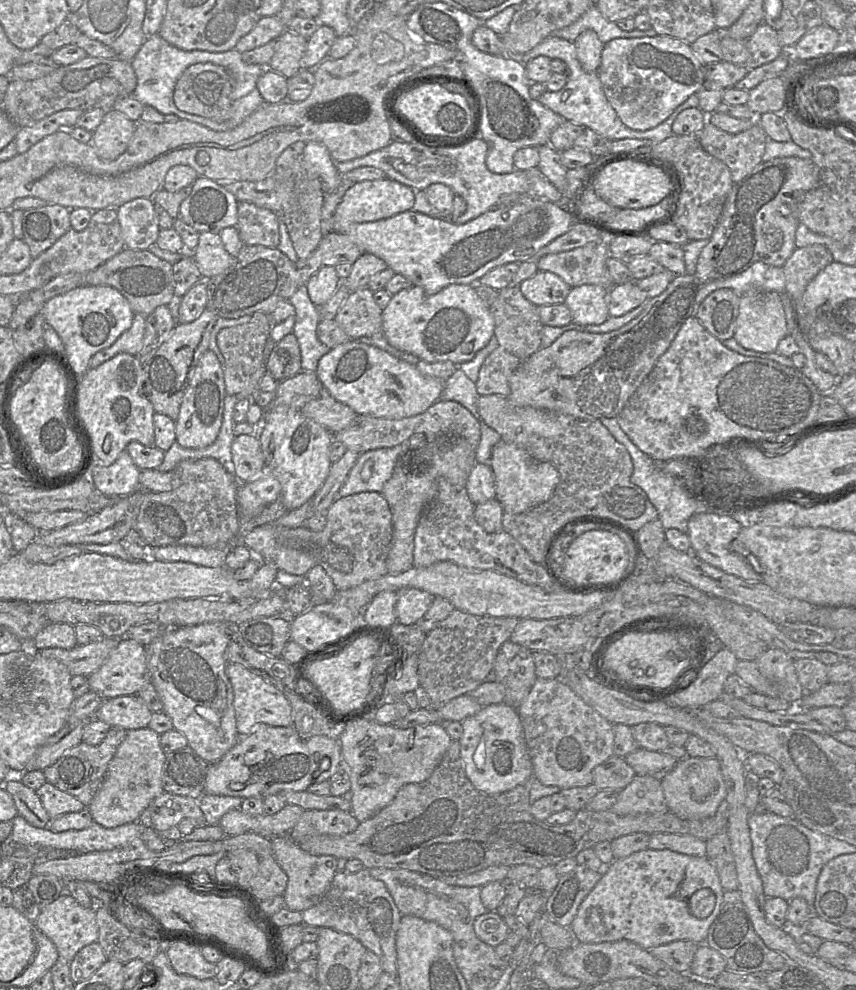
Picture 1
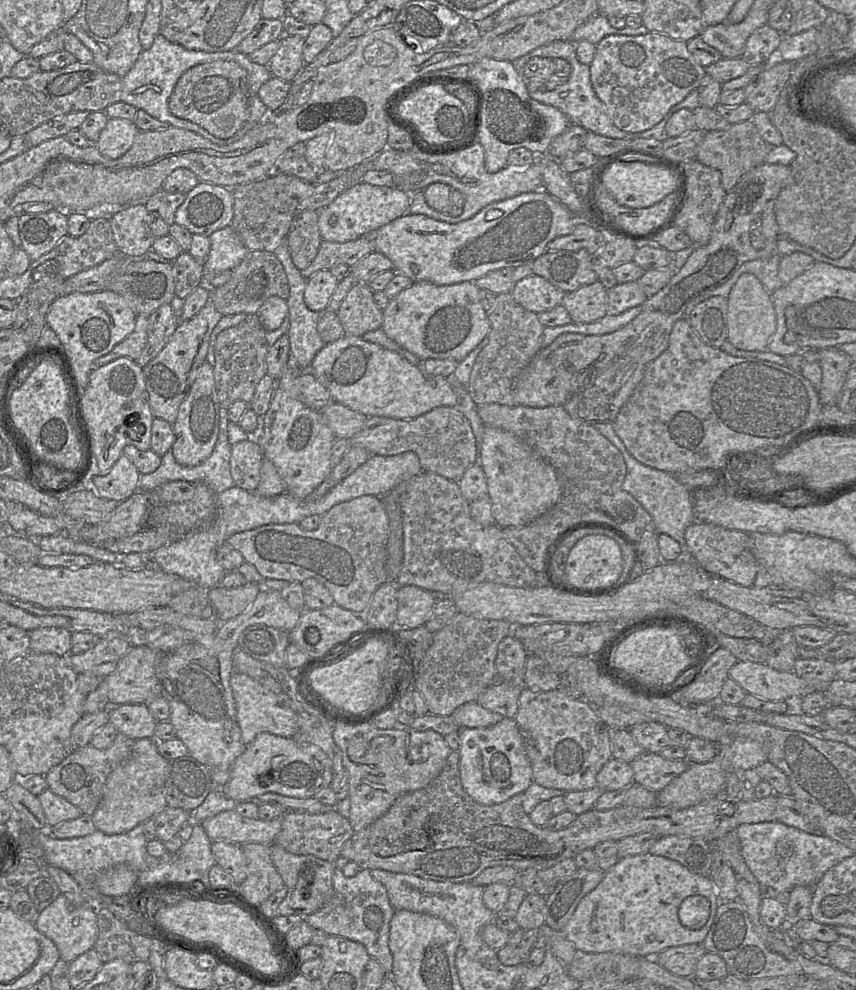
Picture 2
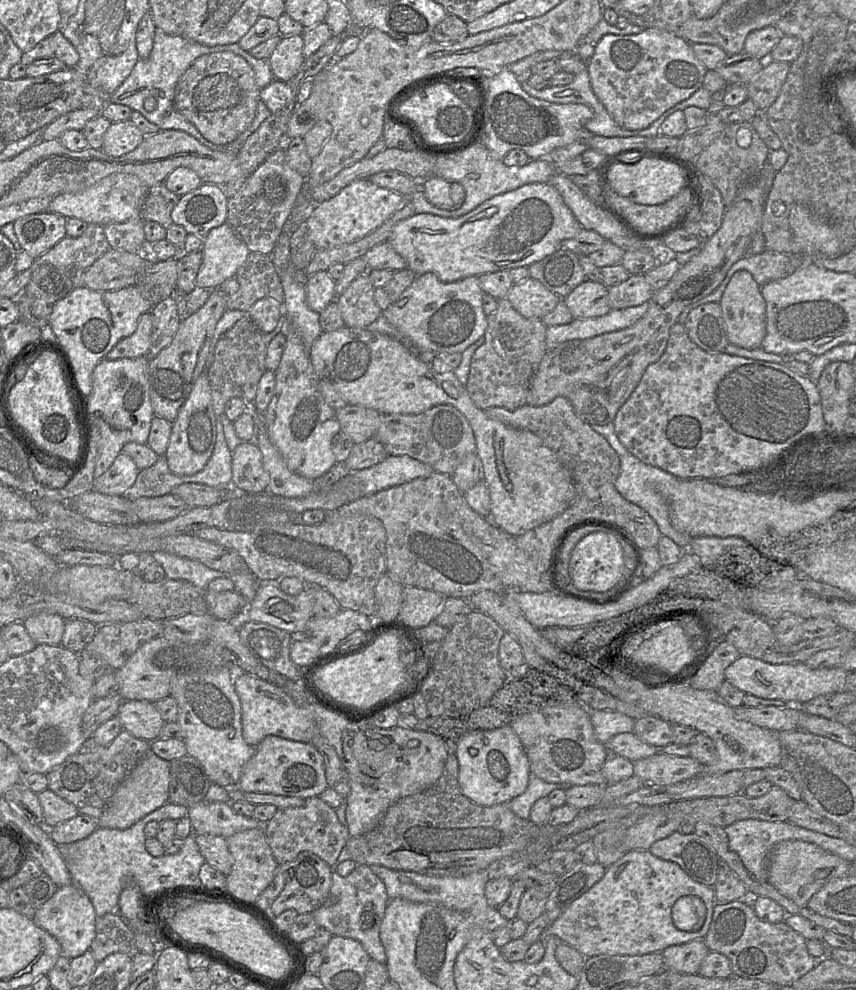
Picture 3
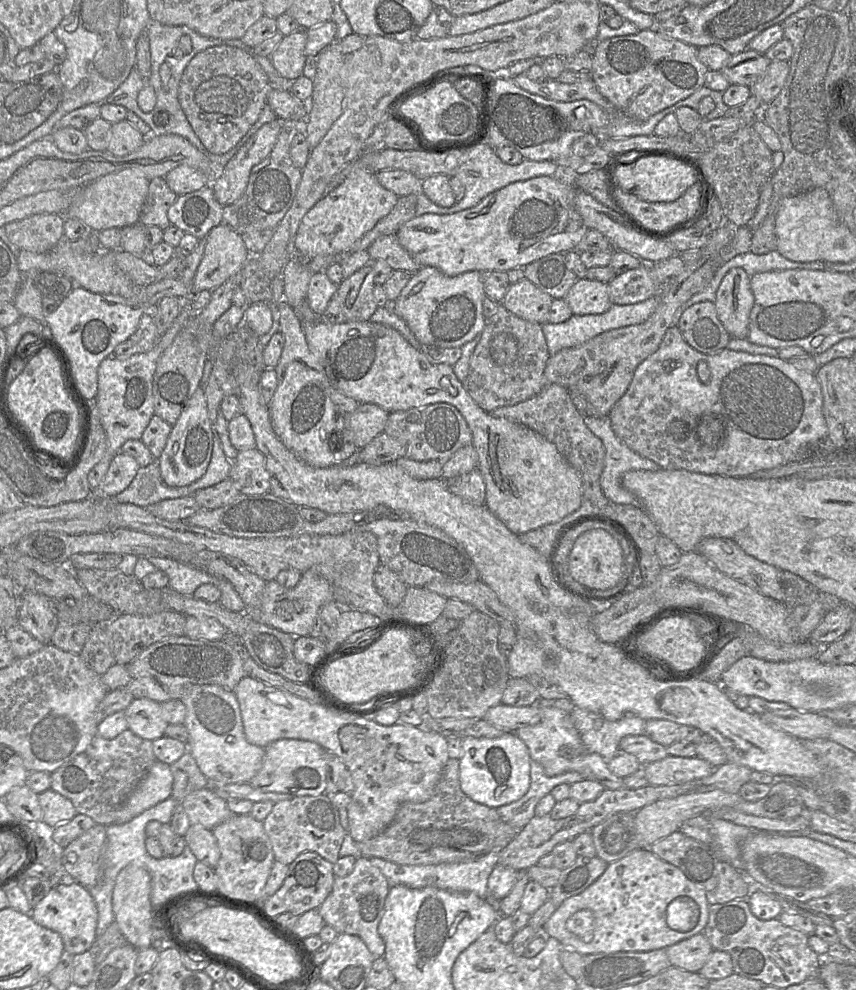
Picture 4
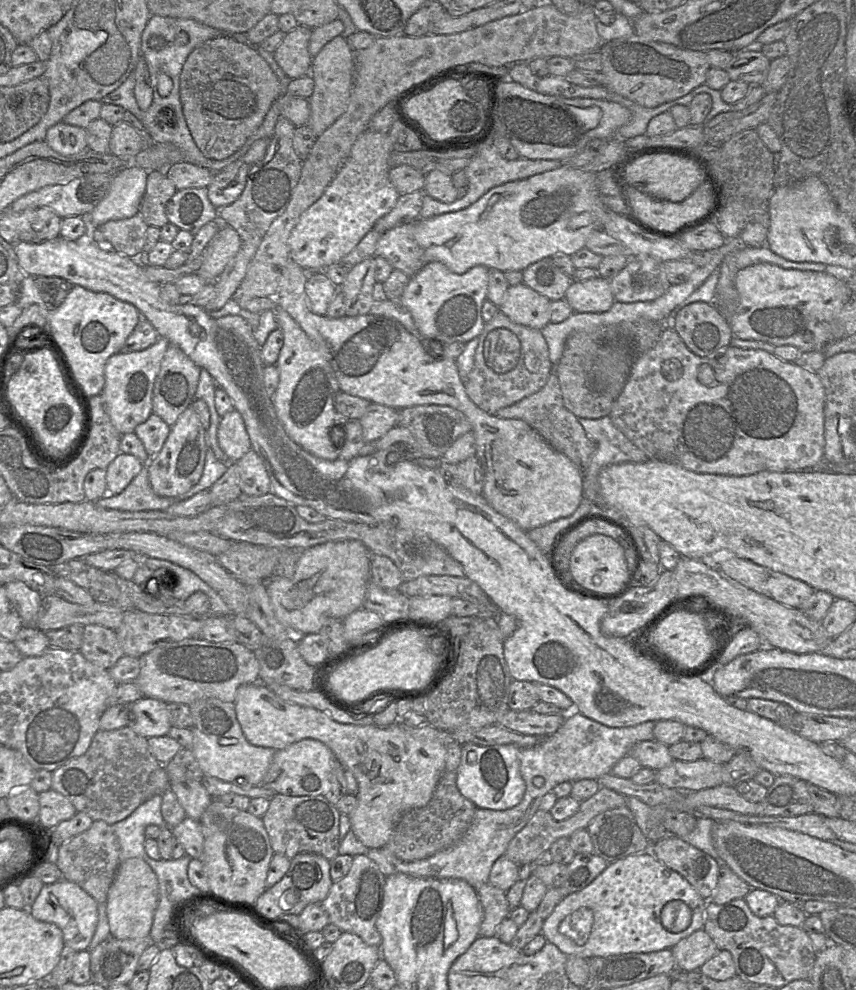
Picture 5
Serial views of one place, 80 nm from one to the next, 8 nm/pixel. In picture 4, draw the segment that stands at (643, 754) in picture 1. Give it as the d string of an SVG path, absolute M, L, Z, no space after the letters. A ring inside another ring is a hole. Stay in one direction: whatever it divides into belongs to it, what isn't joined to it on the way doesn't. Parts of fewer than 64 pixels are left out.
M666 756L664 759L641 765L651 786L680 785L709 776L714 767L697 756L691 758Z

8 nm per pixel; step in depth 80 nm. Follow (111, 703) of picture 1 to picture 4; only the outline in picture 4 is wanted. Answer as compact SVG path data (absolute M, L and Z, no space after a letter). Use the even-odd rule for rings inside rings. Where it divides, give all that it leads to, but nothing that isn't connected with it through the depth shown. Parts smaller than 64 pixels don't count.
M134 698L124 713L128 728L137 736L150 741L165 736L169 724L161 703L148 698Z

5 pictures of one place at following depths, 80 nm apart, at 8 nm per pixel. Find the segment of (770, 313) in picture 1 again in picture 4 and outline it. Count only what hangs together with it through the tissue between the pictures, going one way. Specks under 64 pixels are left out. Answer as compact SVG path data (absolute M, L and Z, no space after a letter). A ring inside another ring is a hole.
M740 267L732 268L722 279L714 302L717 315L731 337L746 339L749 316L754 305L751 276Z

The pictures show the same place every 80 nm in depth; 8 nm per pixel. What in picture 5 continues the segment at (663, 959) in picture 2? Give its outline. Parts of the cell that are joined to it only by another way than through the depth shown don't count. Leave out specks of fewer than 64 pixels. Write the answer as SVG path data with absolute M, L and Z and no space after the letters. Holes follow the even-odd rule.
M704 929L681 939L671 950L677 969L684 972L698 970L719 951Z

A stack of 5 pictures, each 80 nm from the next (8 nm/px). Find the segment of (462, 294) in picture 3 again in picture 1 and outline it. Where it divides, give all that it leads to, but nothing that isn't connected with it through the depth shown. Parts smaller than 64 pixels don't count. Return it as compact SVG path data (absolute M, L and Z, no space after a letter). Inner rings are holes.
M451 284L433 295L421 287L412 286L393 295L382 312L382 333L391 346L429 363L450 361L458 367L473 359L489 343L494 336L494 327L490 309L478 296L474 285Z

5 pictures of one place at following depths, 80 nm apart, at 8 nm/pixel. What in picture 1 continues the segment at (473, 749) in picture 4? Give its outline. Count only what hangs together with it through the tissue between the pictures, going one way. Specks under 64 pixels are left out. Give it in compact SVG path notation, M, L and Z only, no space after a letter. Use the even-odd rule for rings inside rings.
M507 703L491 704L461 723L460 756L466 776L477 790L486 794L500 794L524 783L533 775L517 709Z

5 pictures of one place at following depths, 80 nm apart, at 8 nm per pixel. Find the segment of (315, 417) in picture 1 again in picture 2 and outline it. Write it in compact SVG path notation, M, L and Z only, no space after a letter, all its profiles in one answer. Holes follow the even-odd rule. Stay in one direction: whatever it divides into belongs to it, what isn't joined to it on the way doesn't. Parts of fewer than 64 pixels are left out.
M336 402L326 405L319 411L336 438L350 439L363 429L368 419L366 415Z

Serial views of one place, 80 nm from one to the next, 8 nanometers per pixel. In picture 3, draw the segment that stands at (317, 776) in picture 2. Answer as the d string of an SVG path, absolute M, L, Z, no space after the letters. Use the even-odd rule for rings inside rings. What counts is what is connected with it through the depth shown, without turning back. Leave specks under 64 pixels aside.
M268 735L255 748L255 753L244 766L235 788L244 792L270 793L302 799L319 797L328 788L323 757L311 743Z

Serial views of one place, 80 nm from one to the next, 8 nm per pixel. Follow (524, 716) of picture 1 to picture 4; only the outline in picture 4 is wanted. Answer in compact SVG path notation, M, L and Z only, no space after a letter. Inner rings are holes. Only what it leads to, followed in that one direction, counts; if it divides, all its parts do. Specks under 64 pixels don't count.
M540 707L540 711L539 723L519 728L515 734L528 748L530 759L539 763L547 776L552 777L572 771L581 774L585 780L599 782L605 789L625 788L623 779L609 770L607 762L599 754L587 751L572 723L570 713L555 707Z

